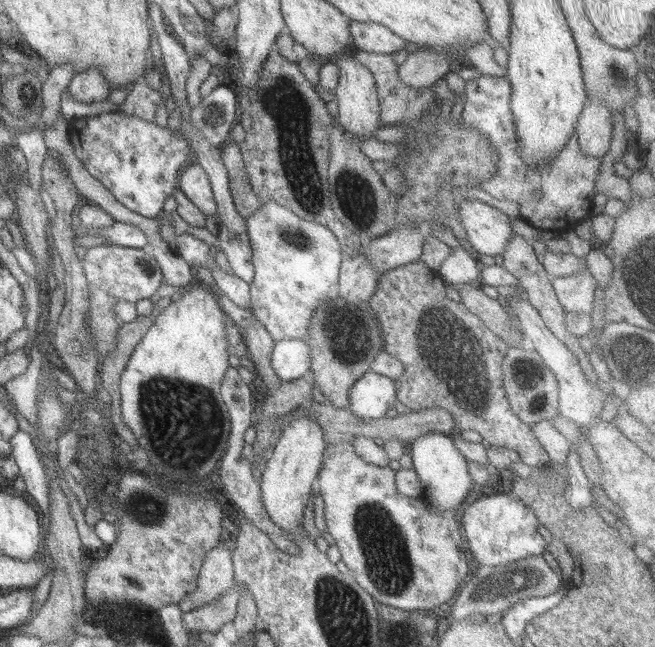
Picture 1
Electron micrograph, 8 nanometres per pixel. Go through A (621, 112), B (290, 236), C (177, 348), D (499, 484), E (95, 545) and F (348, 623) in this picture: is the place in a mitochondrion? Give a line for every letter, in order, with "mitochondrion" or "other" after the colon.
A: other
B: mitochondrion
C: other
D: other
E: other
F: mitochondrion

